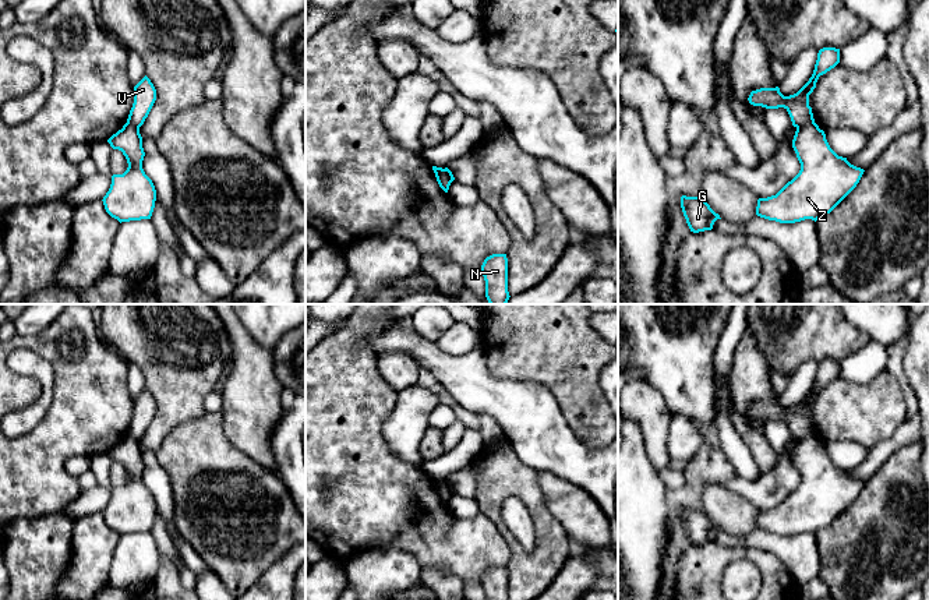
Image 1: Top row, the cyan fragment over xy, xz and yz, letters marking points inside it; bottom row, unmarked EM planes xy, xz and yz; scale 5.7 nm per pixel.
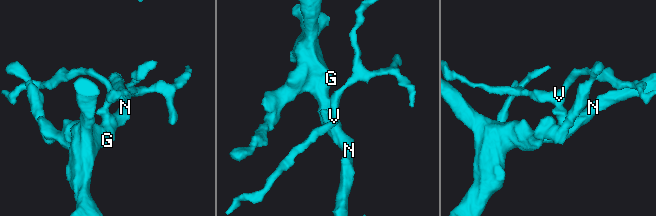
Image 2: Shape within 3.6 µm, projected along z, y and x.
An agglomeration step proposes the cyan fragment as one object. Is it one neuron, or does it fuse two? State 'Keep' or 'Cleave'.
Cleave

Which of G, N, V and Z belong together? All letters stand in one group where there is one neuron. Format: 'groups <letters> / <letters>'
groups G N Z / V

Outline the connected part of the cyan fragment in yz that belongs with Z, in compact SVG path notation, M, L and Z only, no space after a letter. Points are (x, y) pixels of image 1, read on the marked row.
M813 121L796 127L792 148L801 163L799 173L776 195L759 198L756 215L780 223L795 223L805 219L817 220L830 213L859 183L863 169L851 165L847 158L838 156L829 145L826 134Z

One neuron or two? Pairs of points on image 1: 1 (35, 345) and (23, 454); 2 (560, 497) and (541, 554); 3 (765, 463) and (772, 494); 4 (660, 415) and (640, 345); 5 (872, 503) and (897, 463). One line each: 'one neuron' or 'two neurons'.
1: one neuron
2: two neurons
3: two neurons
4: two neurons
5: one neuron

